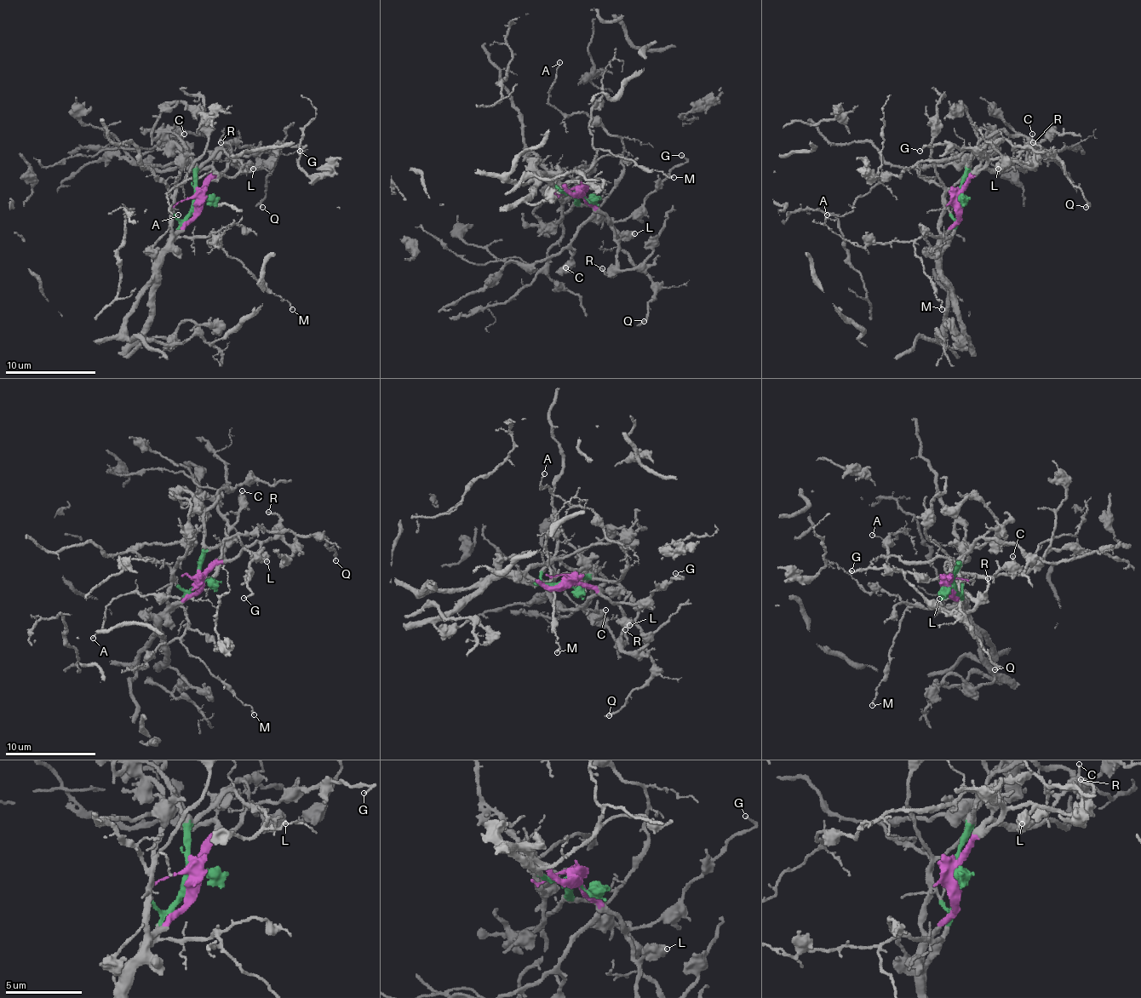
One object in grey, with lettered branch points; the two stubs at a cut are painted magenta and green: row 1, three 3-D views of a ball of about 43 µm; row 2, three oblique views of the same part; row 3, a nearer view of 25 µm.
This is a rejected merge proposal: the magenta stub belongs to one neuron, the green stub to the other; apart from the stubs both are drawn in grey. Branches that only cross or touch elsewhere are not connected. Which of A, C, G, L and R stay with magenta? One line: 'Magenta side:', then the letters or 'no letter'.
Magenta side: C, G, L, R

